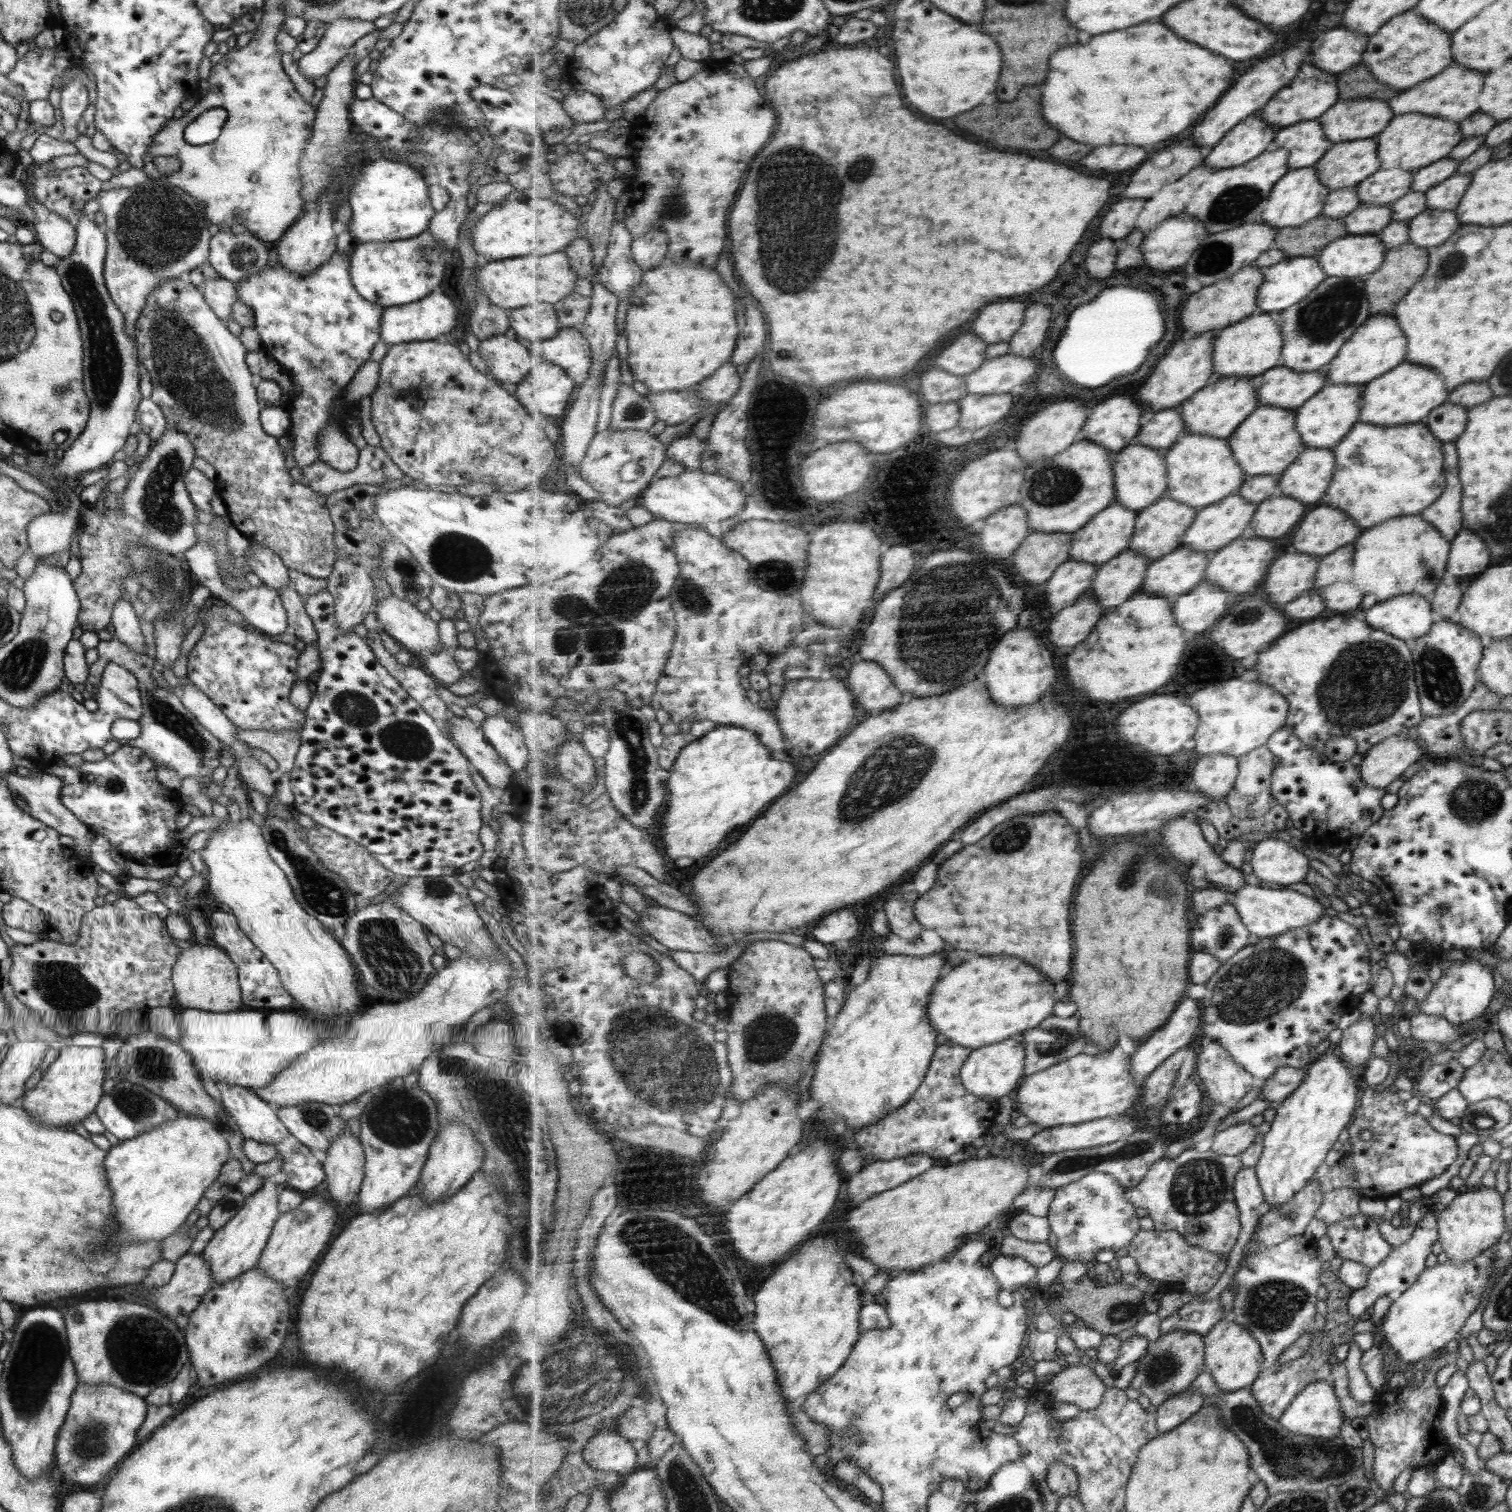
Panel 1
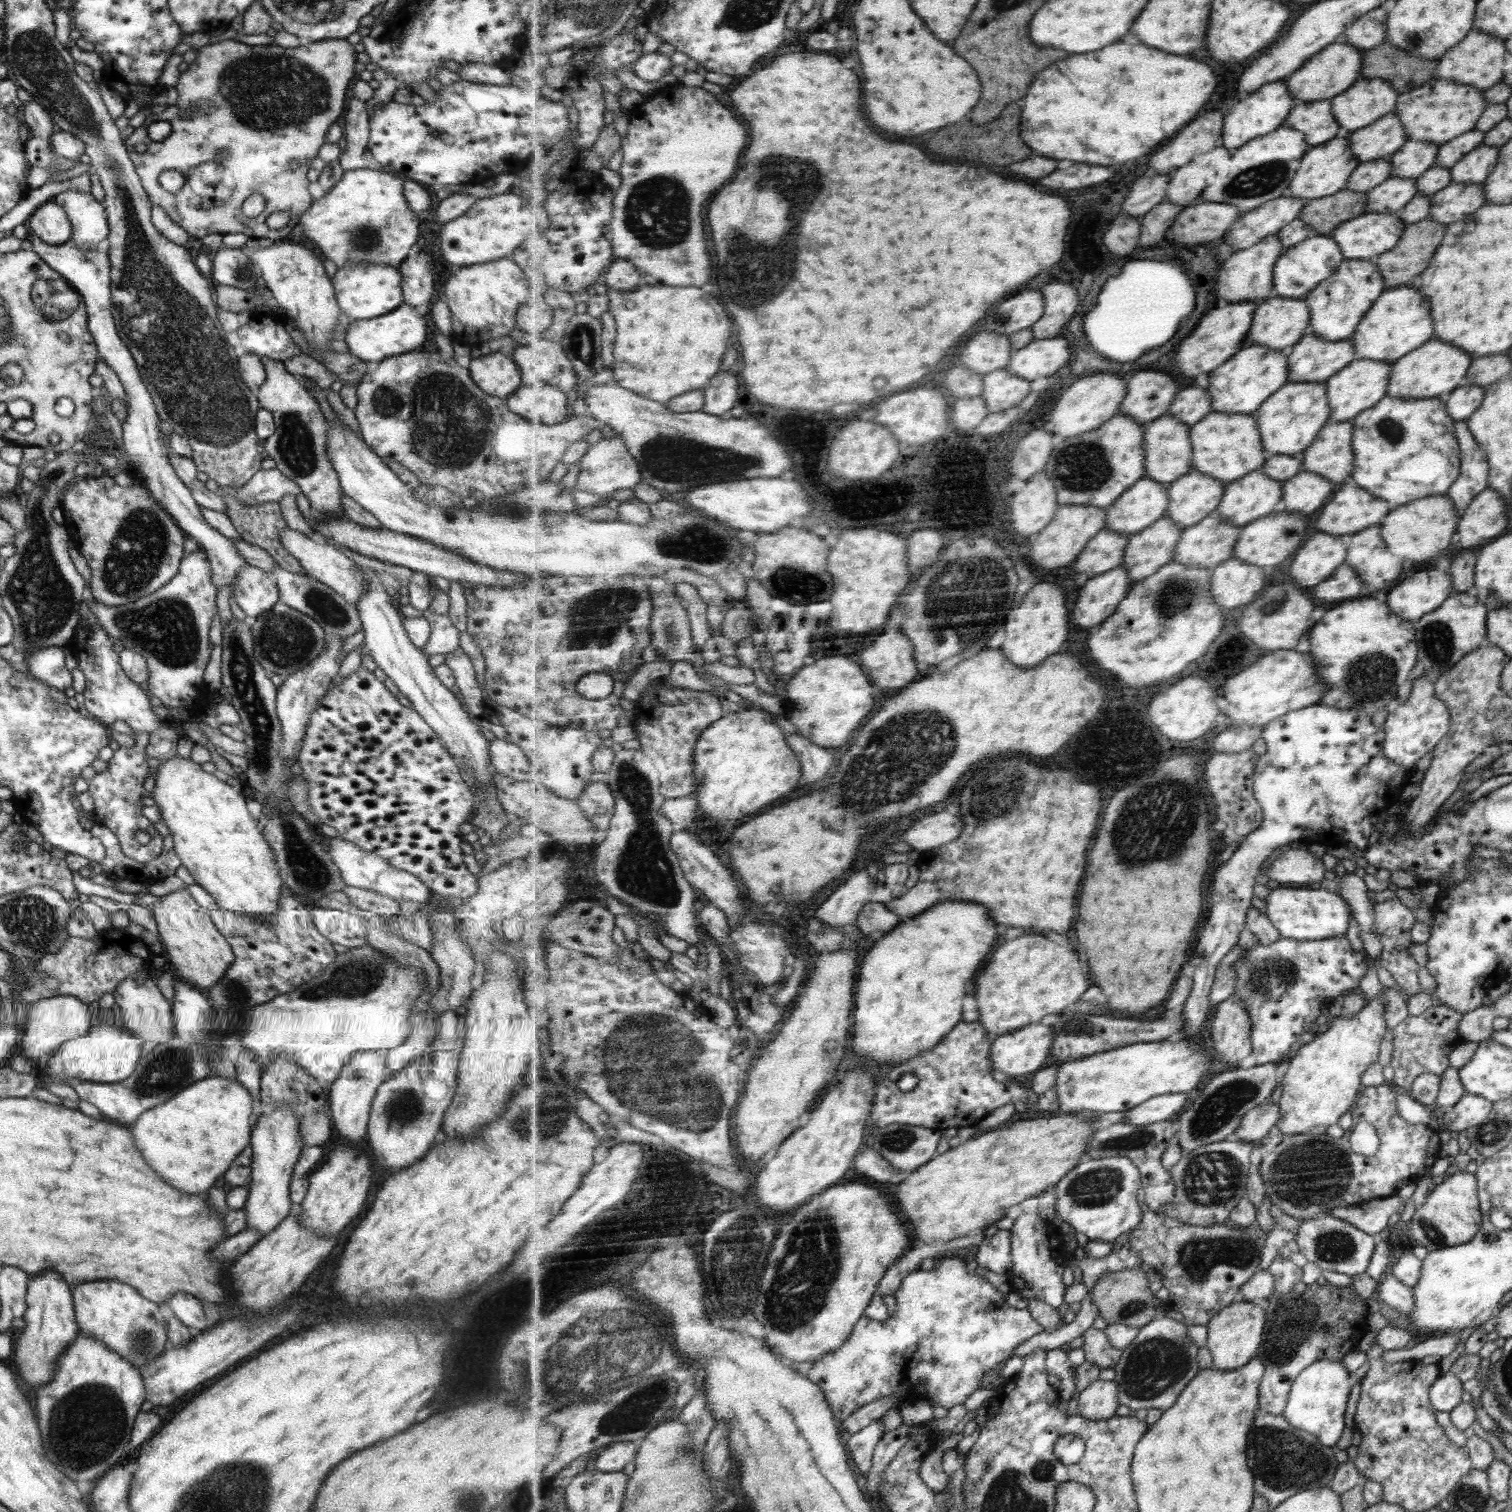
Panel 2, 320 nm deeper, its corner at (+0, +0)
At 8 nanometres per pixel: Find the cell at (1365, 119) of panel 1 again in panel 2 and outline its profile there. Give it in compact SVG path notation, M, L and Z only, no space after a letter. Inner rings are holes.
M1360 78L1351 89L1338 94L1330 102L1343 133L1349 134L1394 112L1398 96L1390 84L1380 78Z

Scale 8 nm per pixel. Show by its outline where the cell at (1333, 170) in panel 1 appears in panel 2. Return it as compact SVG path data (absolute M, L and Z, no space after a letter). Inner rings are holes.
M1395 112L1385 114L1373 125L1352 131L1348 136L1353 153L1360 163L1390 158L1407 141Z

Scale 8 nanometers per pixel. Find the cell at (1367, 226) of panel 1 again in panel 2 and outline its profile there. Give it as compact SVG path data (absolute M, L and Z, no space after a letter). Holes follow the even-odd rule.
M1399 176L1388 177L1367 193L1368 211L1372 213L1396 214L1416 196L1416 180Z

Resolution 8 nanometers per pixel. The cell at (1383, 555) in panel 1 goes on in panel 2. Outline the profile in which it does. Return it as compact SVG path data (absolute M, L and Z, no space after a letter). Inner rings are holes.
M1445 494L1430 495L1389 511L1380 522L1380 527L1390 554L1398 556L1402 562L1410 560L1414 565L1430 566L1438 554L1450 546L1452 538L1456 536L1457 521L1454 503Z

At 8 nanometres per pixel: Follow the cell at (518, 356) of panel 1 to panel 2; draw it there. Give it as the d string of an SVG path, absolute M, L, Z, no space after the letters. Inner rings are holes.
M500 351L487 355L476 353L468 369L476 386L490 396L506 399L522 386L518 365Z

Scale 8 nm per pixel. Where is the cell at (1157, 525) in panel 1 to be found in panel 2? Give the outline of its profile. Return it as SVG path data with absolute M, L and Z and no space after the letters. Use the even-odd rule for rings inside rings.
M1194 469L1169 486L1172 502L1169 506L1170 515L1183 529L1190 528L1202 522L1206 517L1219 511L1219 506L1224 500L1228 485L1212 475L1204 474L1201 470Z

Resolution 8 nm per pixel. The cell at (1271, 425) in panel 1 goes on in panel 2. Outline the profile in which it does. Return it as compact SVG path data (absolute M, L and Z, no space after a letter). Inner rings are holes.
M1292 382L1284 389L1273 394L1253 415L1259 420L1259 426L1263 434L1265 449L1276 454L1289 454L1295 457L1303 457L1304 453L1314 444L1320 436L1322 429L1330 422L1332 408L1329 406L1328 390L1325 382Z

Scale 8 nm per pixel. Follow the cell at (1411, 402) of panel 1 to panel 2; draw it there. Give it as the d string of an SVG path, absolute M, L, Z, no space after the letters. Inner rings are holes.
M1433 338L1392 363L1386 395L1405 399L1445 398L1457 387L1465 385L1471 359L1461 348L1446 346L1446 342Z

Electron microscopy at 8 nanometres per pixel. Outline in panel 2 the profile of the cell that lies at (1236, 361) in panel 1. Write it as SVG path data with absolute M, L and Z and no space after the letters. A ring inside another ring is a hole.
M1277 295L1262 301L1256 312L1253 329L1247 338L1247 343L1262 345L1276 350L1286 350L1288 346L1300 344L1312 328L1313 314L1309 302L1305 299L1286 298Z

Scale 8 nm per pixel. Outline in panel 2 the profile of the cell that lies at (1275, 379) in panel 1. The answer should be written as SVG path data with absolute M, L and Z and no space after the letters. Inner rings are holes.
M1309 331L1289 355L1292 382L1326 382L1356 360L1356 347L1351 340L1326 342Z

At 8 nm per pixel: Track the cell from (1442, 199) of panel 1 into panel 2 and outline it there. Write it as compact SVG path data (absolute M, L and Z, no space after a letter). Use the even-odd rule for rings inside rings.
M1478 145L1465 154L1451 169L1451 183L1478 183L1488 178L1495 164L1499 149L1488 145Z

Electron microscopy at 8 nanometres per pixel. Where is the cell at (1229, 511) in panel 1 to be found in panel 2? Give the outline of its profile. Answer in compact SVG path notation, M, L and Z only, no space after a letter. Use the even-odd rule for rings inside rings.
M1264 470L1230 483L1219 512L1238 526L1245 527L1259 518L1268 517L1285 500L1284 483Z

